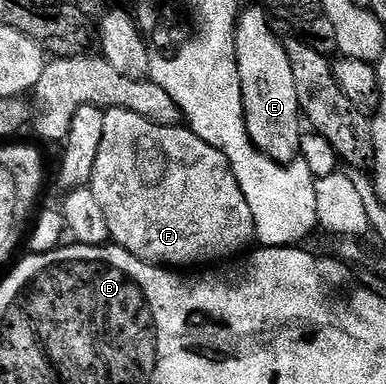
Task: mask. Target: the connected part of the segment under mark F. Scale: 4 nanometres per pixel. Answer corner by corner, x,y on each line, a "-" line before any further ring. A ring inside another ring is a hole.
109,109
105,112
104,118
106,124
102,130
102,143
98,149
98,159
92,172
90,188
94,191
94,199
98,199
102,212
106,214
106,223
110,226
111,240
115,244
130,251
130,255
148,261
152,265
175,267
180,271
184,271
187,265
208,265
211,261
224,261
227,257
234,256
235,253
242,252
241,254
243,254
253,244
256,227
254,215
250,213
250,203
246,201
246,195
242,193
242,187
238,183
228,160
214,147
210,147
210,143
198,139
198,135
187,127
156,125
142,115
134,115
134,111

